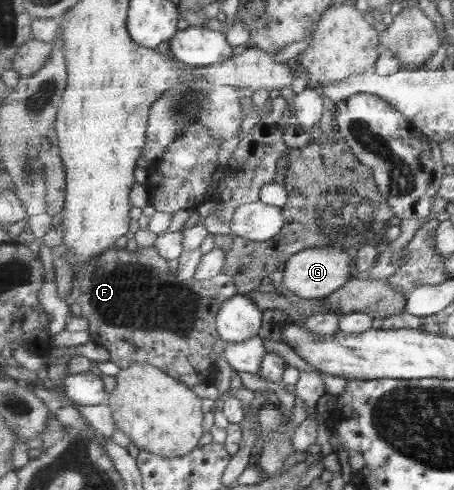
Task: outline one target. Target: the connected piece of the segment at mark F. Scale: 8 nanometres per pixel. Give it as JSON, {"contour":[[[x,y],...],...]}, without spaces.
{"contour":[[[138,246],[134,252],[116,247],[105,250],[74,273],[74,284],[65,301],[73,316],[88,320],[92,341],[106,348],[110,360],[121,369],[127,369],[134,363],[148,363],[190,388],[203,383],[210,384],[217,372],[211,353],[215,343],[222,339],[216,327],[218,313],[225,301],[237,295],[237,285],[233,277],[224,273],[216,278],[193,278],[183,282],[177,274],[169,271],[167,261],[155,246]]]}

